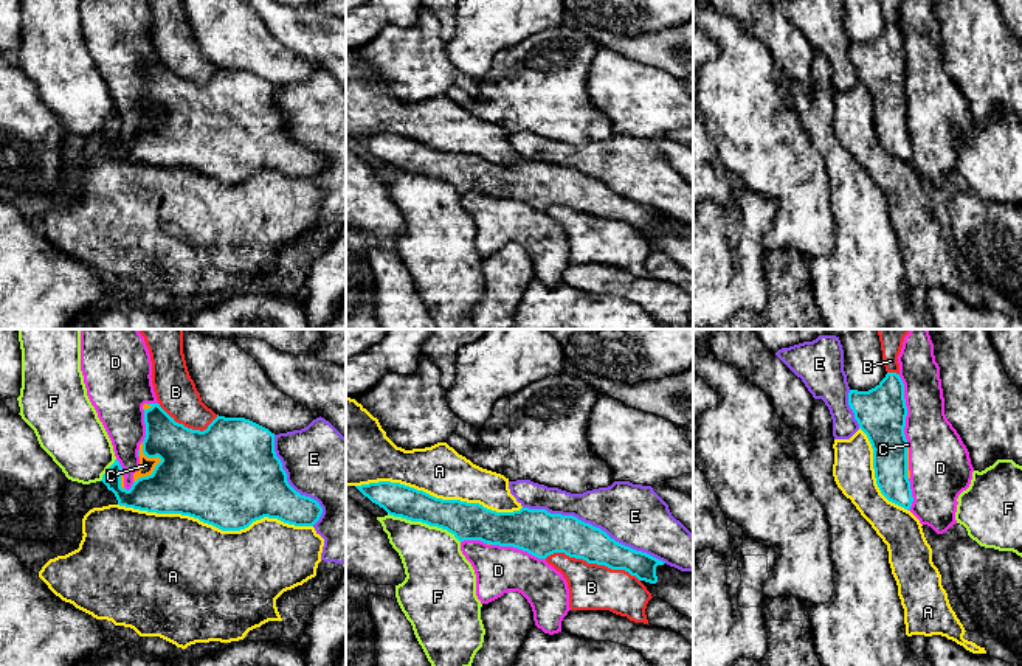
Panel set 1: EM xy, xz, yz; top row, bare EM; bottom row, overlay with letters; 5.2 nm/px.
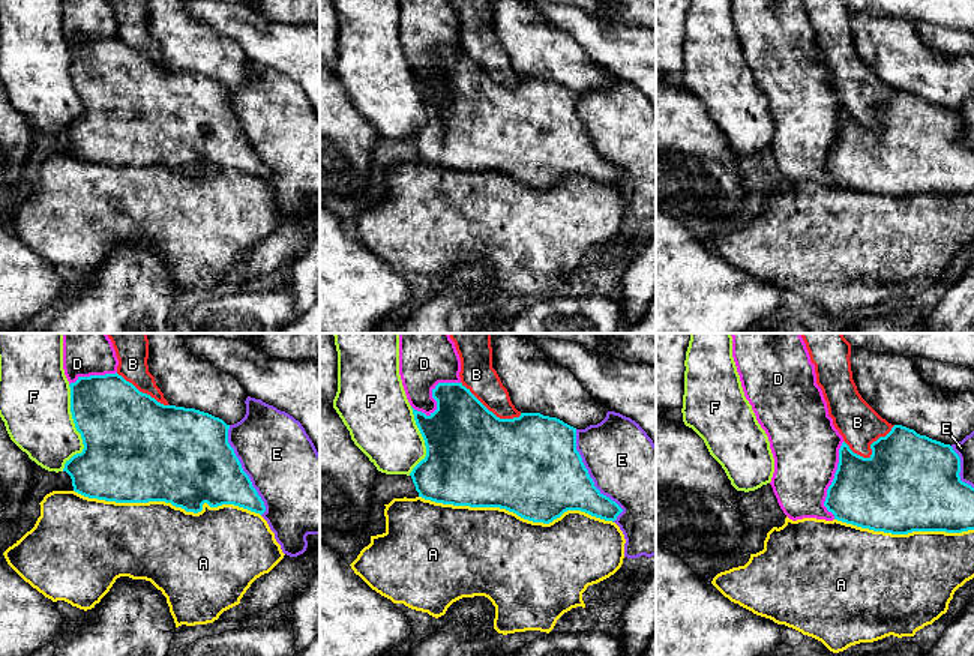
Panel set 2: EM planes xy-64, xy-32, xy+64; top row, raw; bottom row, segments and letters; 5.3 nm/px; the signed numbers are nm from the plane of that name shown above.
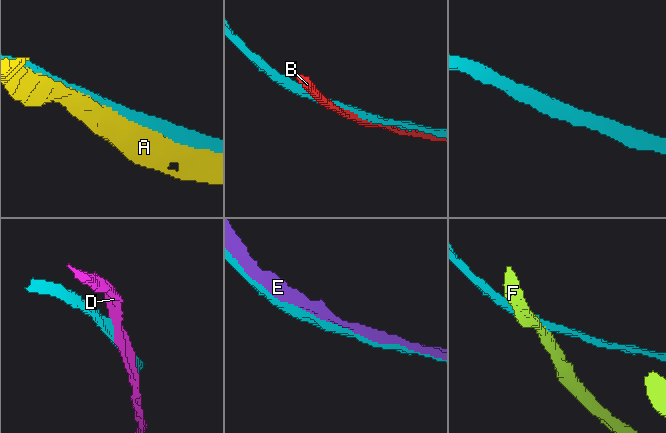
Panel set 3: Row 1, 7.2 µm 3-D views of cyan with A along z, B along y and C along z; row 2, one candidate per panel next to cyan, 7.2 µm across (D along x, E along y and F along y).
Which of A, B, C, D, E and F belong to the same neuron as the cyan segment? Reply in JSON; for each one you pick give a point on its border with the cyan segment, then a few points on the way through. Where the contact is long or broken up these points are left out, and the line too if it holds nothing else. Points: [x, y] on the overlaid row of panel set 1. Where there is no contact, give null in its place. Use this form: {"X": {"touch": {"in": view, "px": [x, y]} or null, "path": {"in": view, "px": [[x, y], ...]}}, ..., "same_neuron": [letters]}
{"same_neuron": []}

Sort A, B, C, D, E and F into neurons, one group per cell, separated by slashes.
A / B / C D / E / F

